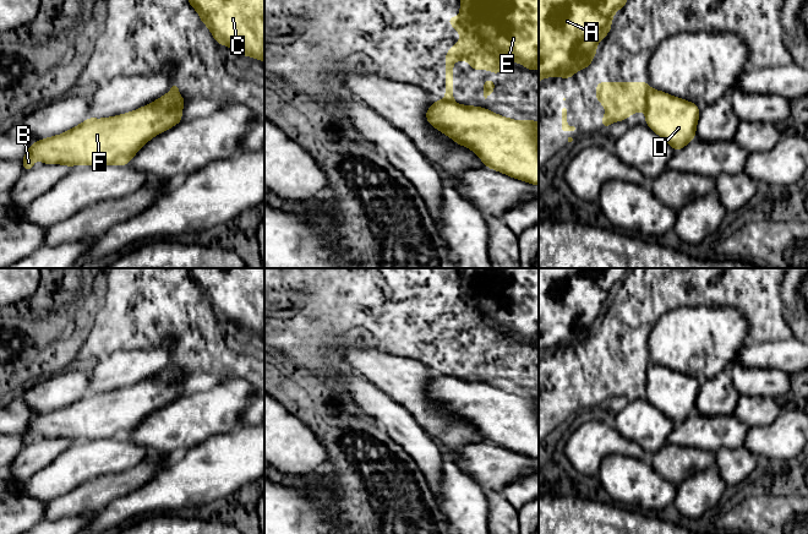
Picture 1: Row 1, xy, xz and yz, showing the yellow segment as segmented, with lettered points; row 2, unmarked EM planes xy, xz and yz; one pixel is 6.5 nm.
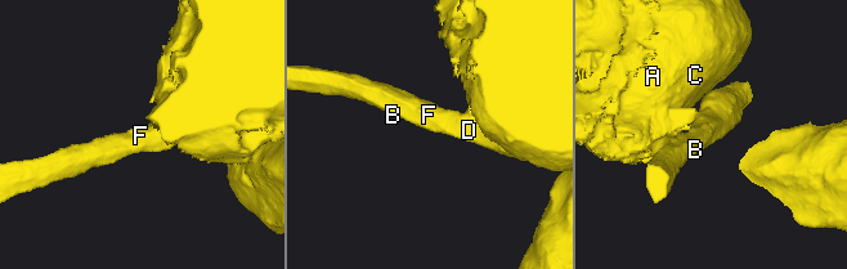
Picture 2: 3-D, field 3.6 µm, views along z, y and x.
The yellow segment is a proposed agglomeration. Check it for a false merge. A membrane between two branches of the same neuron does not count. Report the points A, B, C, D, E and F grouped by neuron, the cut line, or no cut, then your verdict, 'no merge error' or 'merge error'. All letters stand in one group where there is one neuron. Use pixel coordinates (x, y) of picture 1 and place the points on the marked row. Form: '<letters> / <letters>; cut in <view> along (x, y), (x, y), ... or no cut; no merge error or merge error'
A C E / B D F; cut in yz along (650, 88), (644, 109); merge error

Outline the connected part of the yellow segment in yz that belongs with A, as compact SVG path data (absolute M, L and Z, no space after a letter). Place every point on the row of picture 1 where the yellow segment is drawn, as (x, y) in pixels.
M539 0L539 82L544 77L572 78L573 72L591 65L596 45L611 31L611 21L626 0Z

